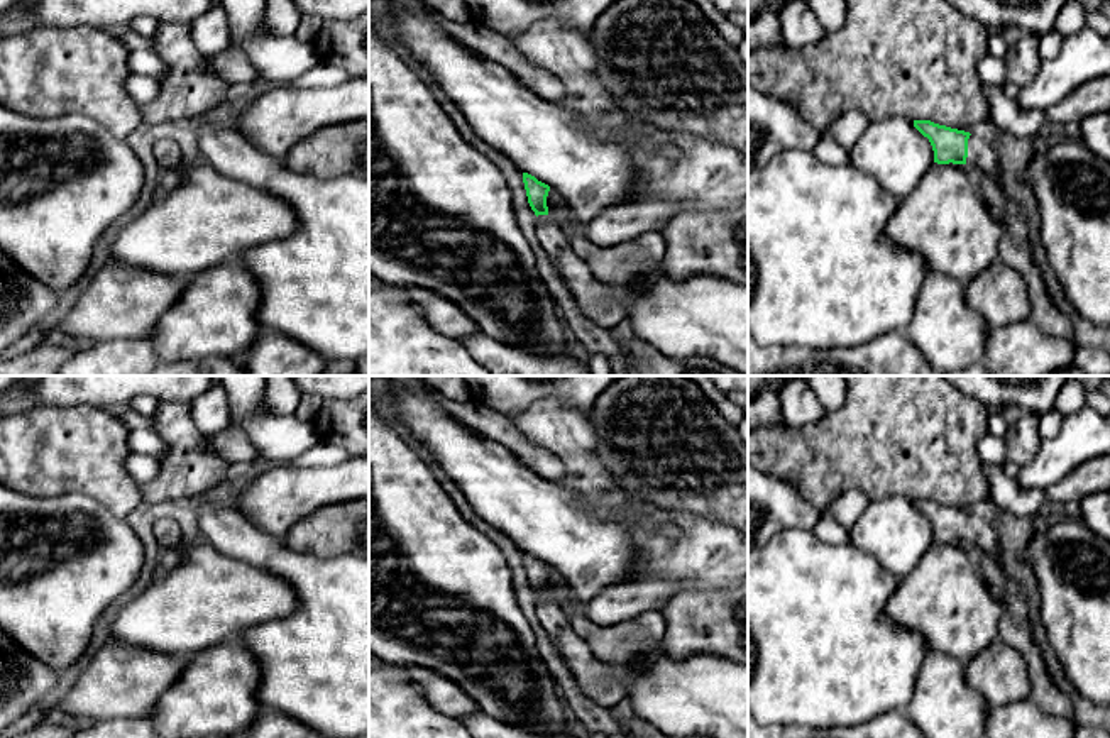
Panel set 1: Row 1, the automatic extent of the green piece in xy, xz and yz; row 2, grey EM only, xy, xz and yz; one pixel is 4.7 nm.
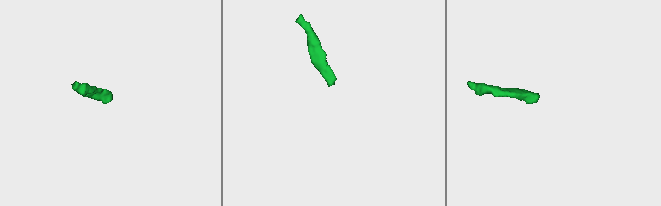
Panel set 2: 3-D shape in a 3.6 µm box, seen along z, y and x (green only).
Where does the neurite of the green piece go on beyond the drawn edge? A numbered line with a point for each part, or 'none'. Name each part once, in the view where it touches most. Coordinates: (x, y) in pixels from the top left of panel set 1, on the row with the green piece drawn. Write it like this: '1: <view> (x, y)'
1: yz (980, 154)

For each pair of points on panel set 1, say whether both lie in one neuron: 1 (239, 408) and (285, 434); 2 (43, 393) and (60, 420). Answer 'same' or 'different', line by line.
1: same
2: different

